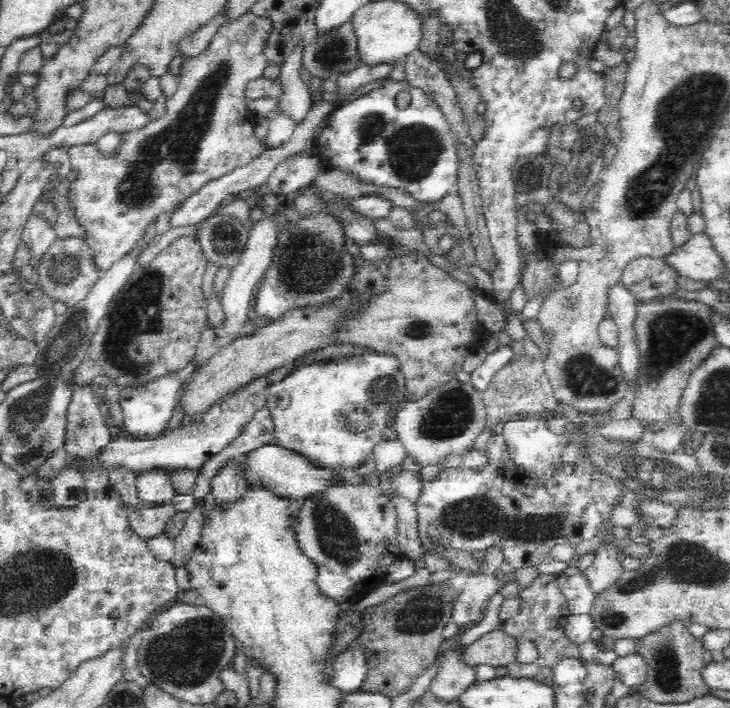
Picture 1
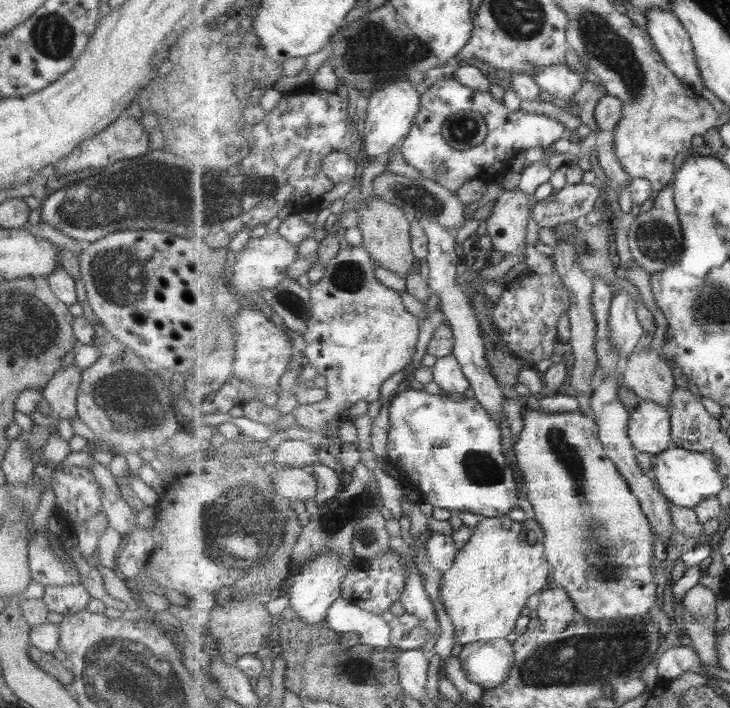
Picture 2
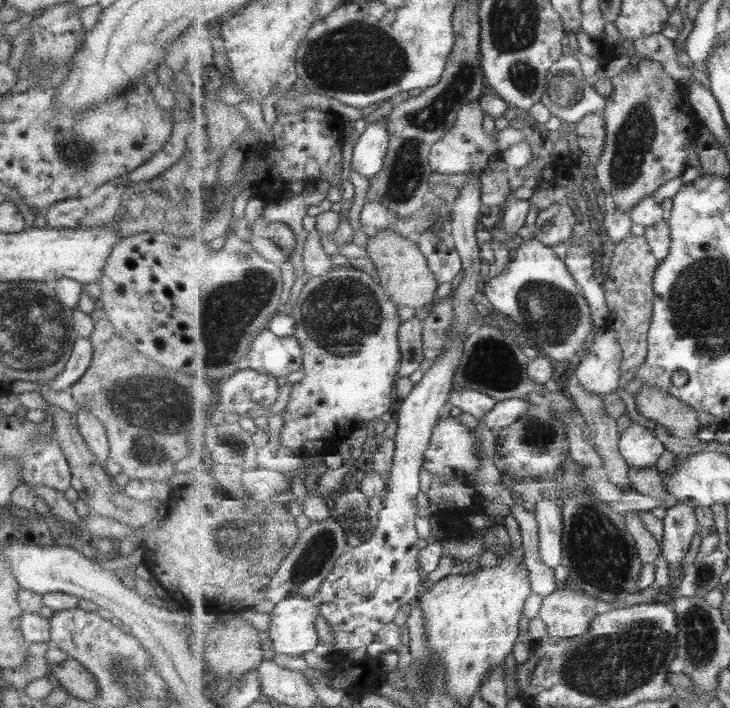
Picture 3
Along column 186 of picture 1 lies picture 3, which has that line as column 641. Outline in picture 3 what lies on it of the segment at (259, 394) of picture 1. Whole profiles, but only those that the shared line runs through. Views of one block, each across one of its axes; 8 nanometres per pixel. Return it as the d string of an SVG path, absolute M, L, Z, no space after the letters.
M635 422L622 432L620 452L632 468L648 469L655 467L657 461L661 460L665 446L655 436L654 430Z

